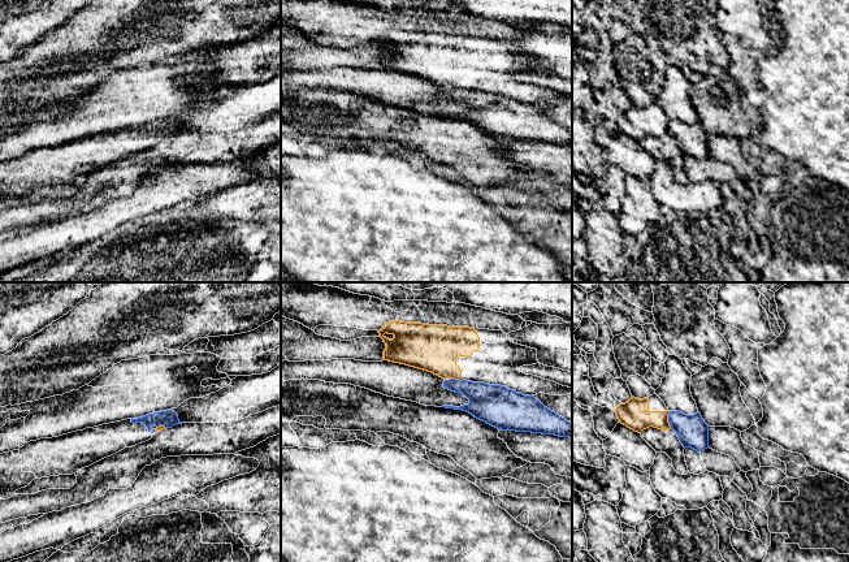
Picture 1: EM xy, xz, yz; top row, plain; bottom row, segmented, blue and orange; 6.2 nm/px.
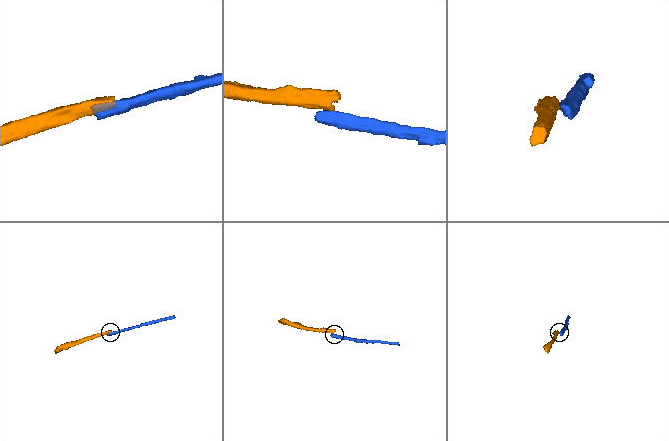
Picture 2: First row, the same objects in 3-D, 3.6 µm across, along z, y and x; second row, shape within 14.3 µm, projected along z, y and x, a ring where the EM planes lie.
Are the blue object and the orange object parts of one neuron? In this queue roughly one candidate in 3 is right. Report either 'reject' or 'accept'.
reject

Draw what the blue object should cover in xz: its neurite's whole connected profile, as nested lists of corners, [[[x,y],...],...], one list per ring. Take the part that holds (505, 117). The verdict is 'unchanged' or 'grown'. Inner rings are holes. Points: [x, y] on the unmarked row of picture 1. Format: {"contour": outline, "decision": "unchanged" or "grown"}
{"contour": [[[462,87],[445,88],[443,96],[462,101],[469,112],[460,116],[442,116],[467,120],[498,138],[559,146],[568,146],[572,142],[569,130],[545,116],[533,104],[524,104],[501,94]]], "decision": "unchanged"}

